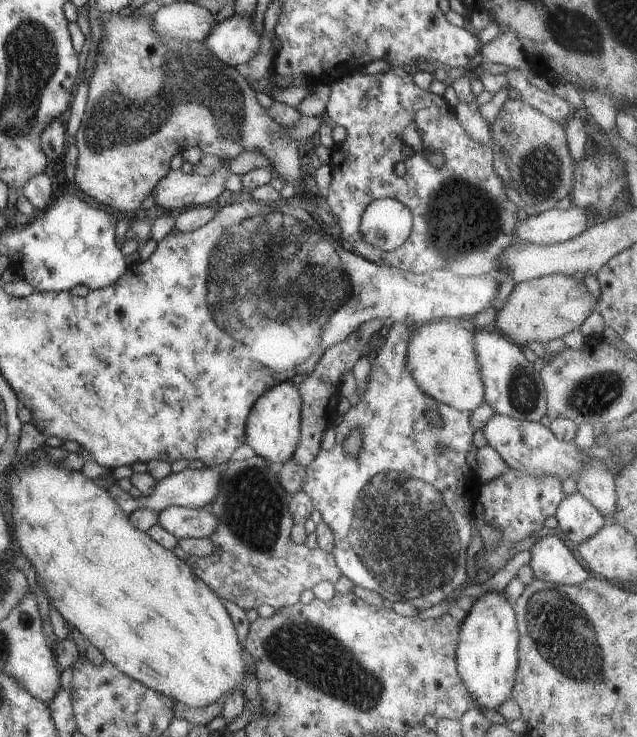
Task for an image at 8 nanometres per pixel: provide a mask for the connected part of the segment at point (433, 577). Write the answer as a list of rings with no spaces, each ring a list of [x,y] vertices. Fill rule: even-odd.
[[[391,323],[386,336],[382,339],[382,345],[376,352],[376,356],[371,360],[368,381],[362,394],[358,396],[359,402],[350,406],[347,412],[341,416],[341,422],[334,428],[334,445],[329,451],[320,450],[315,458],[304,466],[304,475],[300,484],[300,490],[303,491],[312,500],[312,508],[319,511],[322,521],[330,526],[334,536],[334,547],[331,554],[334,556],[336,565],[356,586],[373,590],[389,600],[389,602],[409,603],[416,609],[425,609],[434,604],[443,602],[457,586],[467,578],[465,562],[467,562],[467,547],[470,546],[469,538],[471,536],[472,506],[473,501],[476,503],[478,498],[478,488],[481,485],[478,475],[474,472],[467,462],[465,462],[465,453],[470,450],[472,445],[472,434],[474,433],[469,423],[470,413],[467,411],[458,411],[446,404],[437,402],[422,390],[419,390],[414,378],[407,372],[404,367],[406,361],[406,346],[411,334],[411,328],[404,323]],[[426,411],[435,411],[440,418],[438,425],[432,425],[431,421],[426,419]],[[358,429],[361,433],[362,447],[354,454],[348,455],[342,447],[345,437],[352,431]]]

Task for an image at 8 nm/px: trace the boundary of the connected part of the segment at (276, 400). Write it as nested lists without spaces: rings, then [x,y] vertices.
[[[289,379],[271,386],[253,401],[245,420],[245,443],[265,461],[283,464],[293,454],[299,438],[300,396]]]

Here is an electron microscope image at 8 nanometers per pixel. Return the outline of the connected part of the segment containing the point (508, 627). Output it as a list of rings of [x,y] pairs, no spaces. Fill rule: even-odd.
[[[502,591],[477,597],[463,618],[456,646],[456,669],[477,708],[496,710],[509,698],[518,663],[518,632],[512,605]]]

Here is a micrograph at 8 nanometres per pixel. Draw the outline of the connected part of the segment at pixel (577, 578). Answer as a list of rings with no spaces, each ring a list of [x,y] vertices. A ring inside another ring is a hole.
[[[557,535],[538,538],[529,550],[528,565],[535,578],[554,585],[578,585],[589,578]]]

